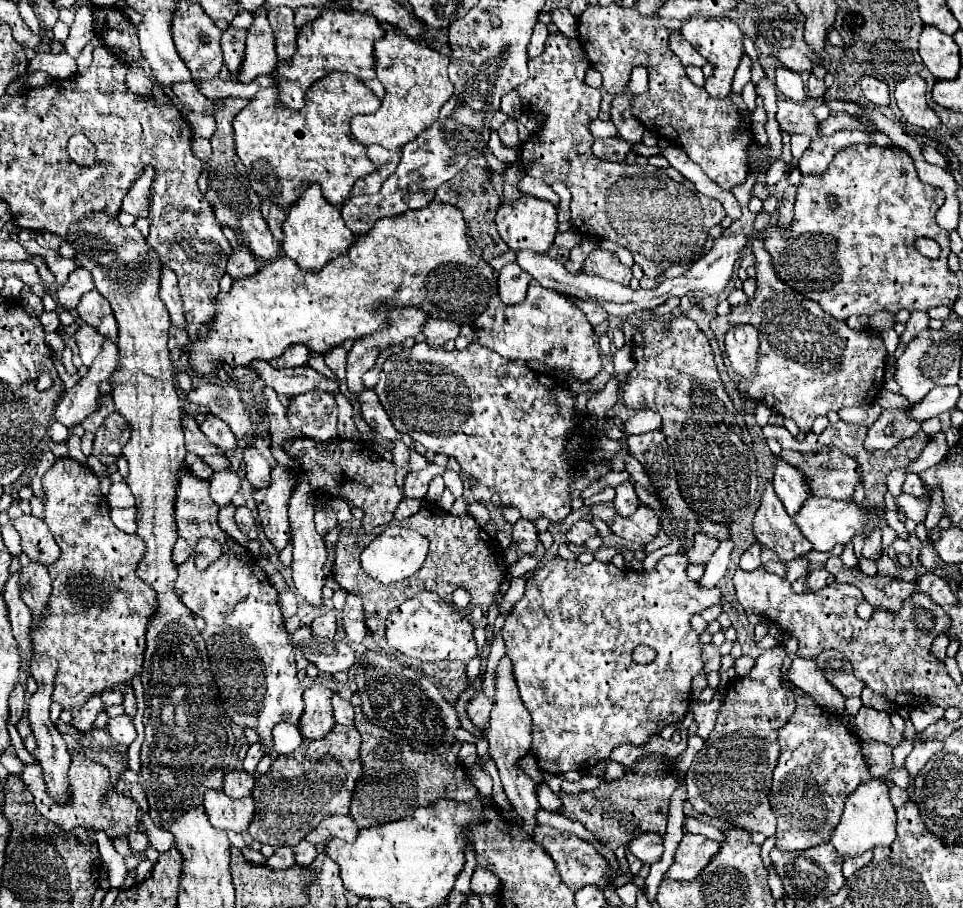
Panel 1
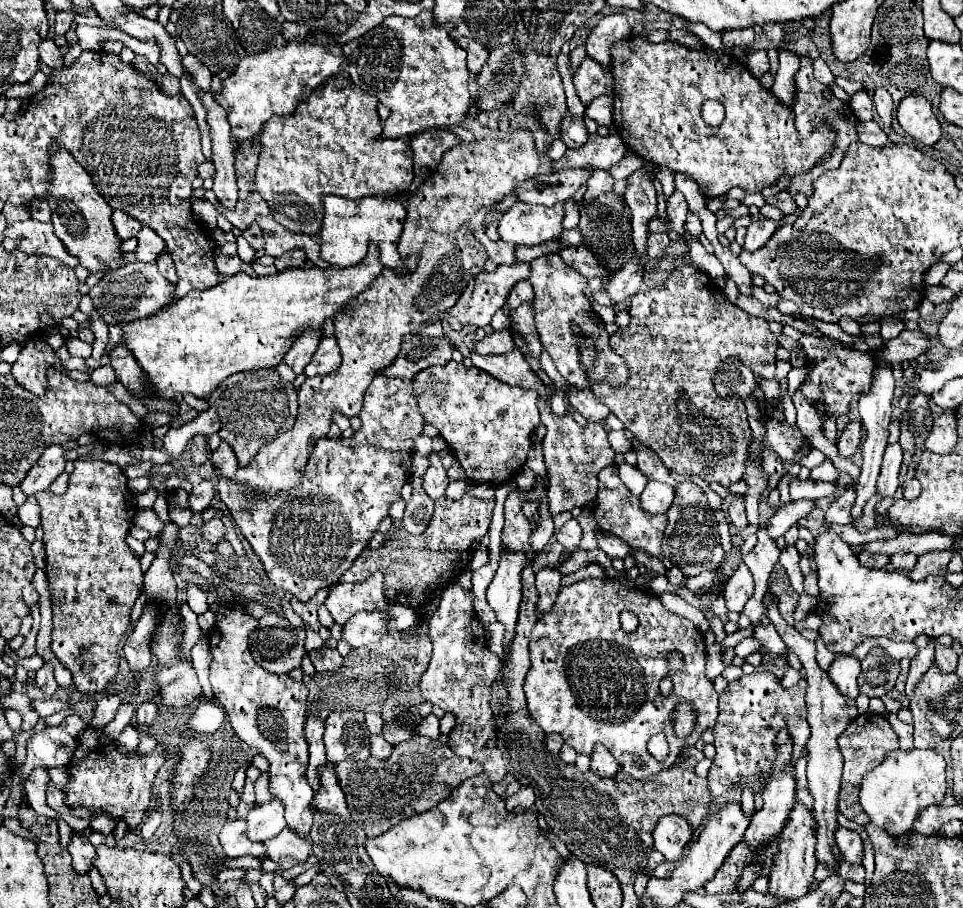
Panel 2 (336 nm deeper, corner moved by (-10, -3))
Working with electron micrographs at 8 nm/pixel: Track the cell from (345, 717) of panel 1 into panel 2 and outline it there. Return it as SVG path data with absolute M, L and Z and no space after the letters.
M374 735L374 737L372 737L372 743L370 743L370 753L372 753L372 757L376 757L376 759L388 759L390 753L392 753L392 745L390 745L384 737Z

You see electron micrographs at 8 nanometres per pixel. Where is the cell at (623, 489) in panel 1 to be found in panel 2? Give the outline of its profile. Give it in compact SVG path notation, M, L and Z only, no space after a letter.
M648 481L644 493L640 495L640 503L642 503L644 511L668 513L668 509L674 503L674 495L676 495L676 491L670 485L658 483L658 481Z

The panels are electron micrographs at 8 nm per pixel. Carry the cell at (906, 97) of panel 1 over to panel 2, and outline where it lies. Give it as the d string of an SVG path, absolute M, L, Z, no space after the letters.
M904 97L898 105L898 123L922 145L934 145L940 139L940 123L924 97Z

